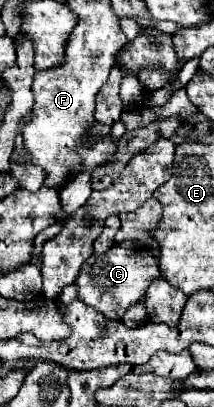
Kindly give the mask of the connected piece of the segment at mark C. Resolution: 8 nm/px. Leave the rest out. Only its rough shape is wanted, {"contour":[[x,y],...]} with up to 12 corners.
{"contour":[[127,242],[92,255],[78,299],[122,319],[160,275],[158,251]]}

